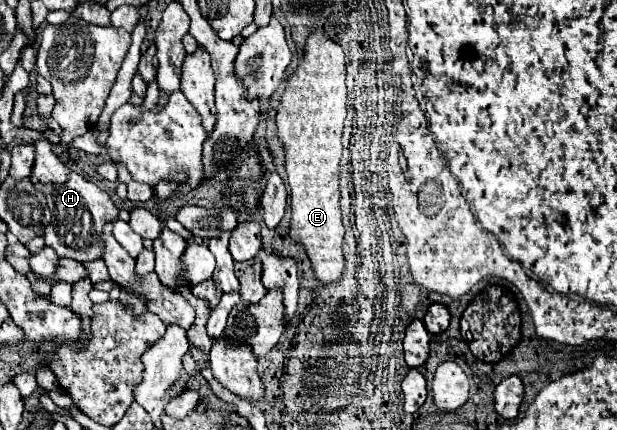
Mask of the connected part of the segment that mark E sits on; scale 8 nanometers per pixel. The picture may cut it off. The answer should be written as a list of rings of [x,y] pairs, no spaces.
[[[313,31],[307,37],[303,61],[289,75],[281,95],[277,129],[285,147],[287,183],[291,187],[291,239],[307,249],[315,277],[323,283],[339,281],[345,265],[341,253],[345,229],[339,209],[339,159],[345,115],[345,53],[337,41],[321,31]]]

